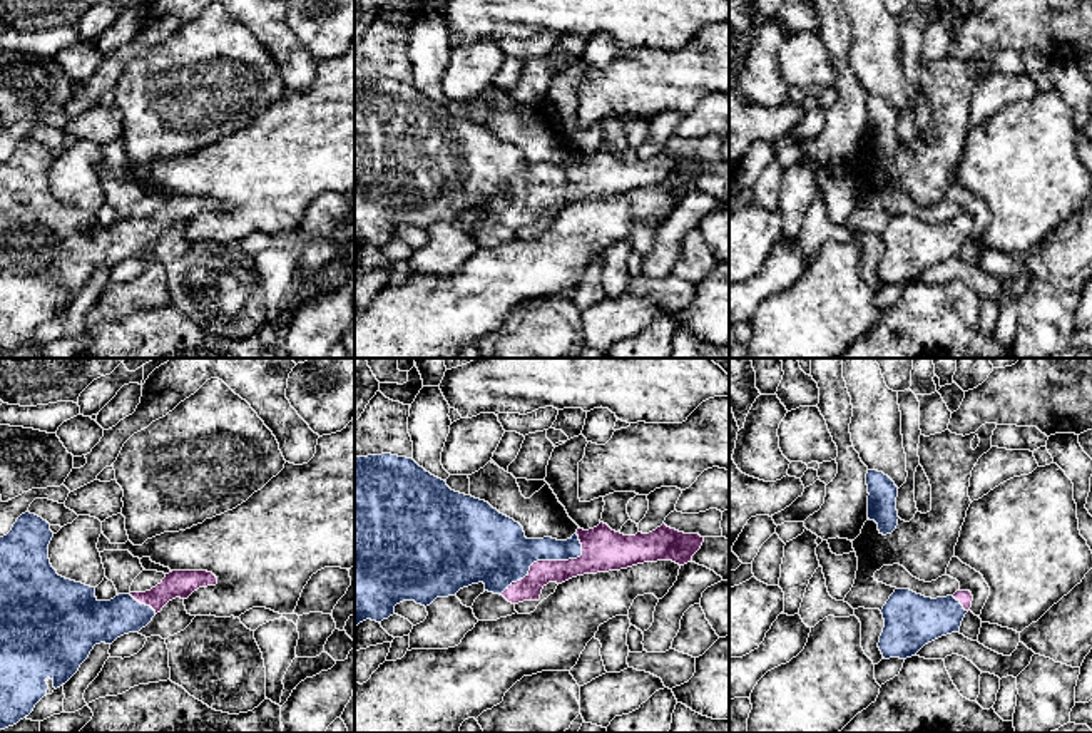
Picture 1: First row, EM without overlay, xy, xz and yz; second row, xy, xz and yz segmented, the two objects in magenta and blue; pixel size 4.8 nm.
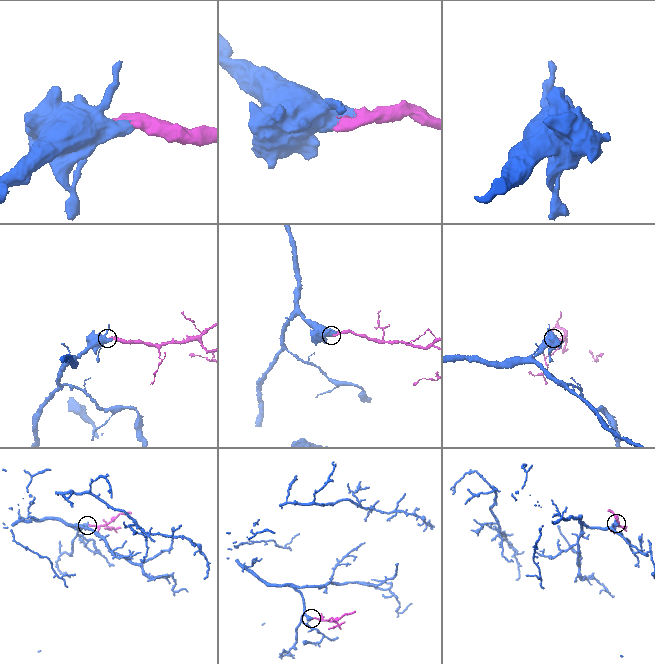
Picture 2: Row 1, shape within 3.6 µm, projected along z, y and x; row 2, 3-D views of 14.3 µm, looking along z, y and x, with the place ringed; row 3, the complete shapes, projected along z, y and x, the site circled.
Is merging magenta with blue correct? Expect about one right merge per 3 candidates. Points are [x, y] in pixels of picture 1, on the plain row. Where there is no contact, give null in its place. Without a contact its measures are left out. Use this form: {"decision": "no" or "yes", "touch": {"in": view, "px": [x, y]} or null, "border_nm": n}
{"decision": "yes", "touch": {"in": "xz", "px": [547, 186]}, "border_nm": 480}

